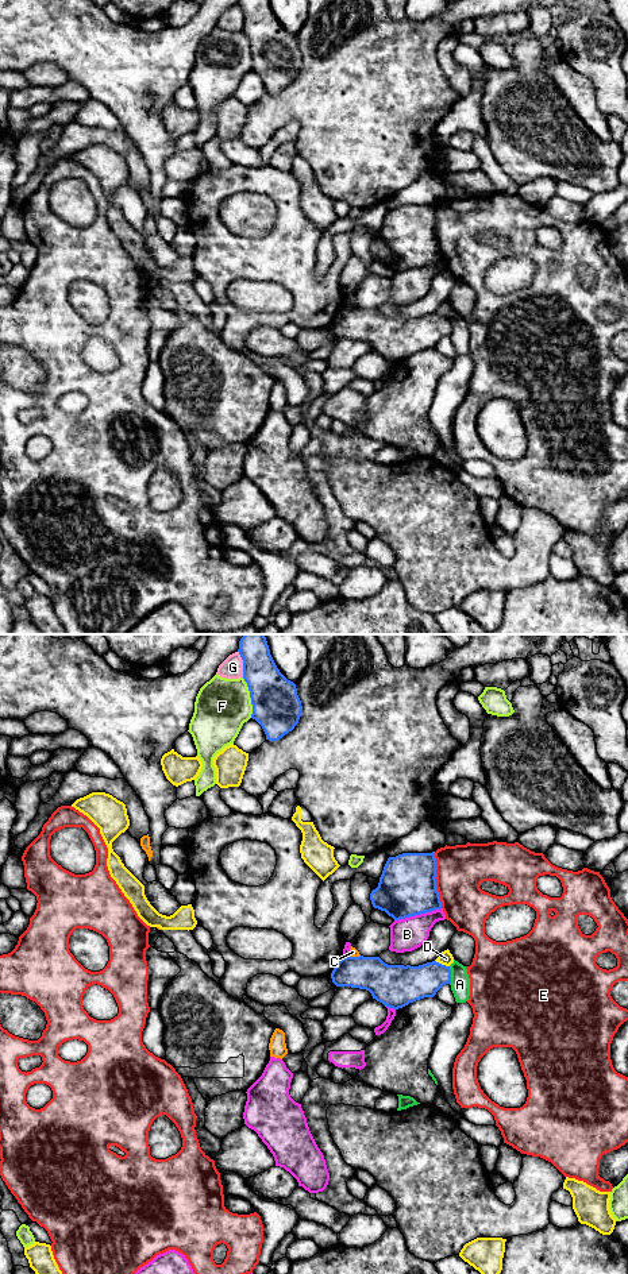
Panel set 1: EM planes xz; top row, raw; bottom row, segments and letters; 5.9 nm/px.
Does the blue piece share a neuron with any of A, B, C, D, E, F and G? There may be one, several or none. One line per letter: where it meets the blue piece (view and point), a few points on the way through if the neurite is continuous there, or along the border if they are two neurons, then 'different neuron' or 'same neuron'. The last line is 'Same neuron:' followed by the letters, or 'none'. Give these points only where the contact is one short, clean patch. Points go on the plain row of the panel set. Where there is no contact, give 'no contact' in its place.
A: xz (450, 328) | different neuron
B: xz (417, 266) | different neuron
C: xz (354, 309) | along xz (359, 307), (349, 308) | different neuron
D: xz (440, 316) | different neuron
E: xz (435, 232) | different neuron
F: xz (250, 49) | different neuron
G: xz (243, 16) | different neuron
Same neuron: none

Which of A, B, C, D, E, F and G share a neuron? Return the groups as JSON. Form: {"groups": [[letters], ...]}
{"groups": [["A"], ["B"], ["C"], ["D"], ["E"], ["F"], ["G"]]}

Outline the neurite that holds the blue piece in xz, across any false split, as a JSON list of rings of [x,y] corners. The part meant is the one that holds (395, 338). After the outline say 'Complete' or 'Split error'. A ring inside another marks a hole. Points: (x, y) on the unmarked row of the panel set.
[[[342,309],[331,325],[332,335],[336,339],[351,339],[366,341],[373,351],[384,358],[398,362],[409,355],[424,350],[434,350],[436,344],[446,336],[451,336],[450,318],[436,313],[419,318],[411,317],[388,317],[380,309]]]. Complete

